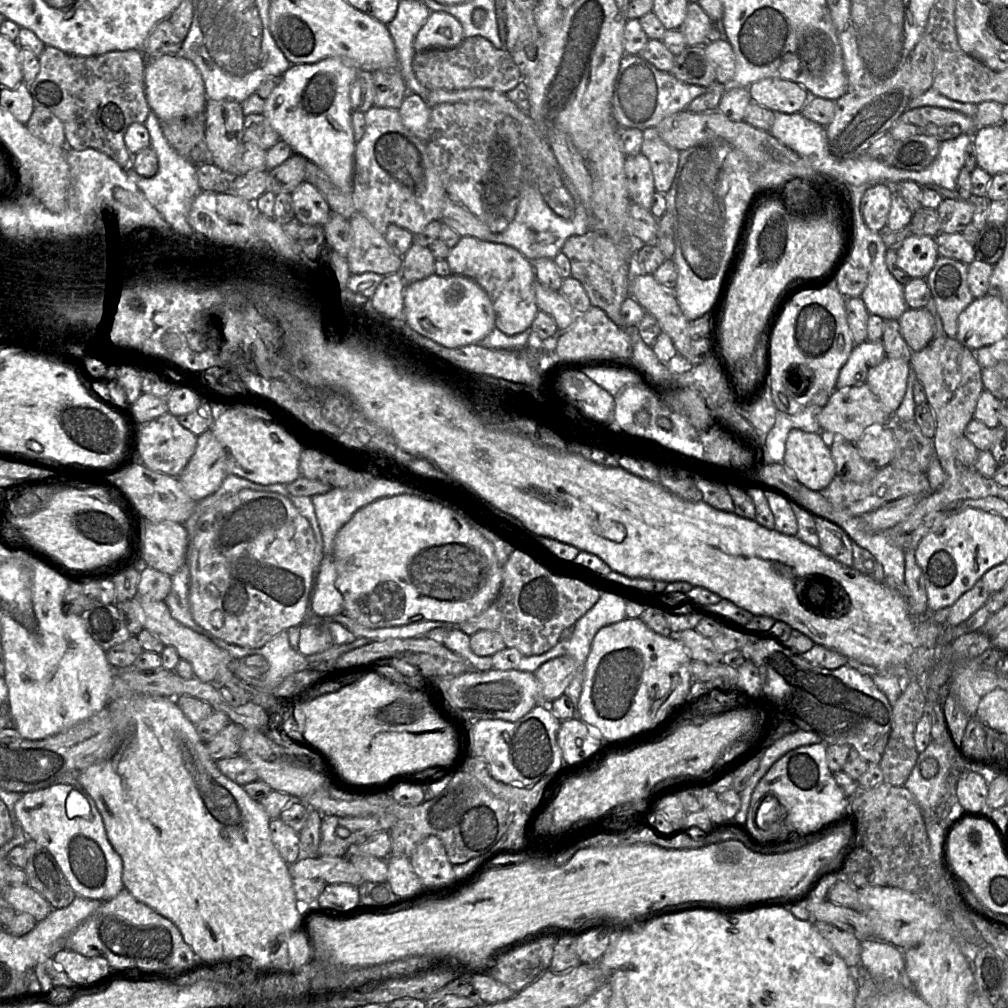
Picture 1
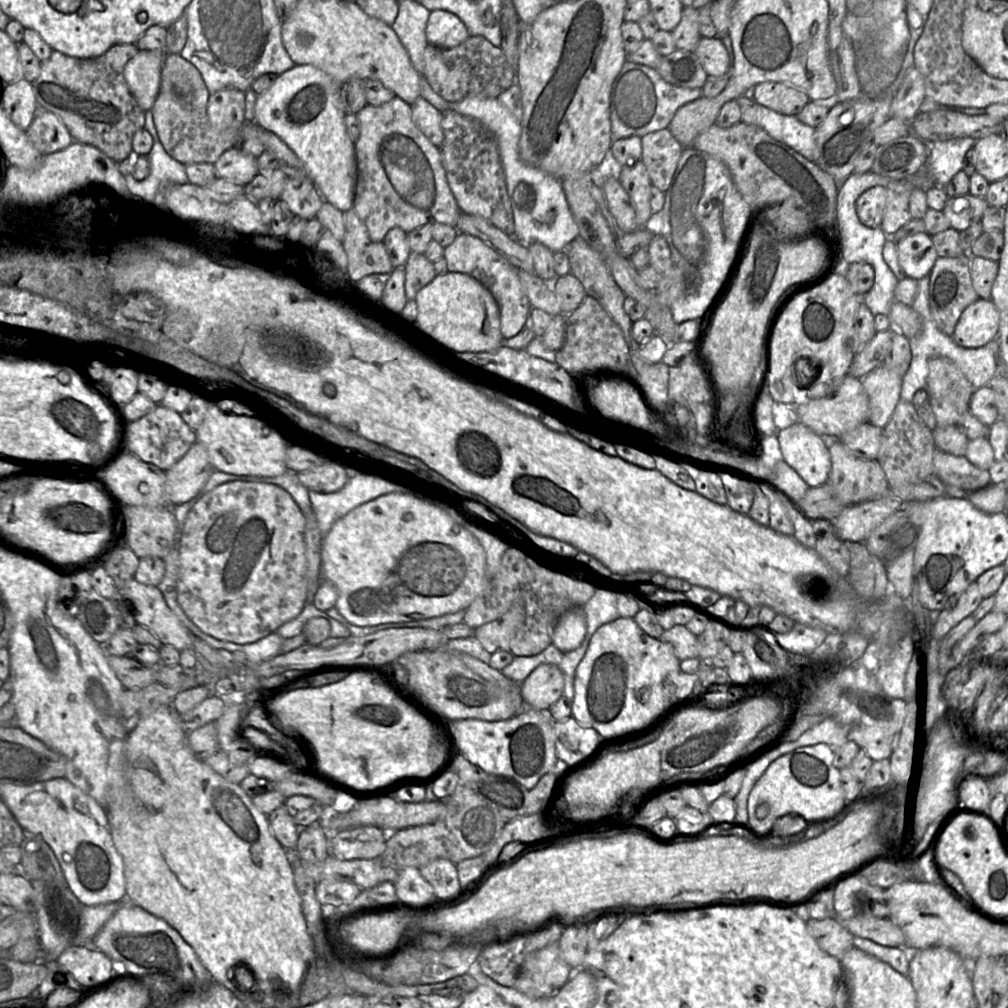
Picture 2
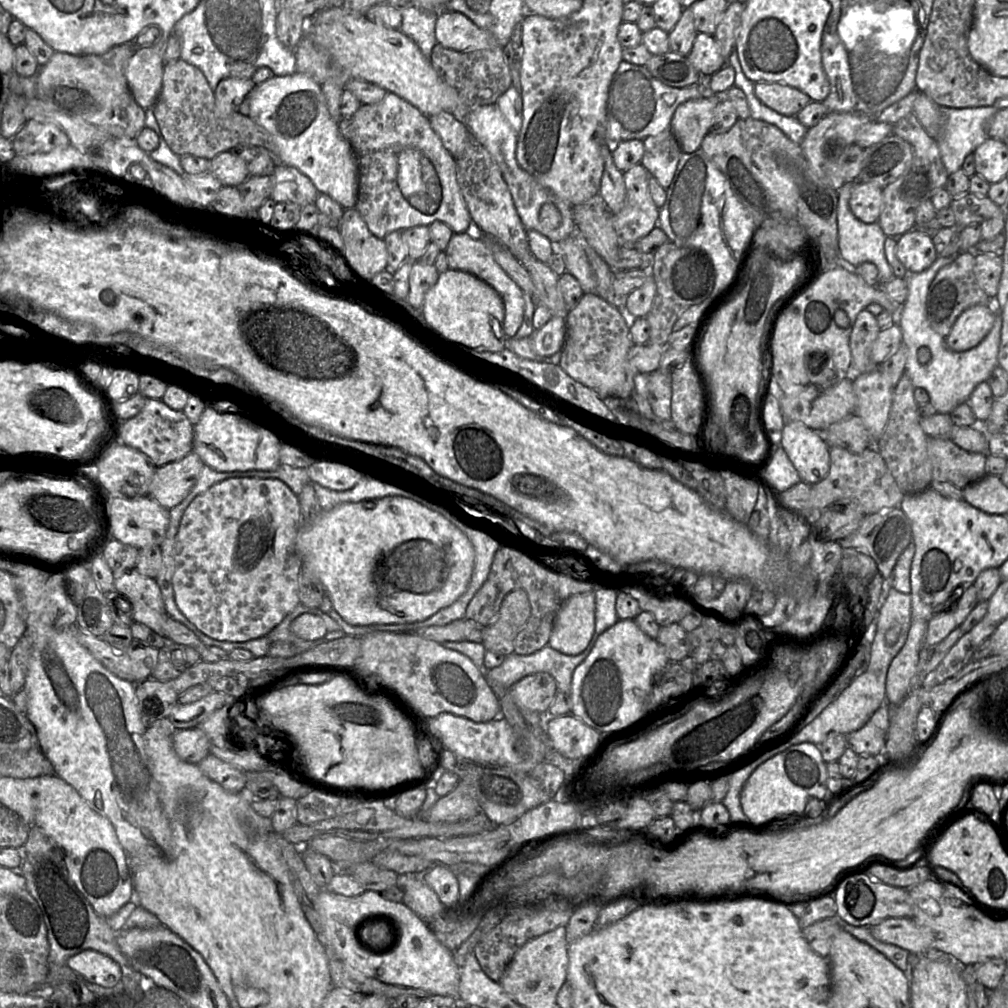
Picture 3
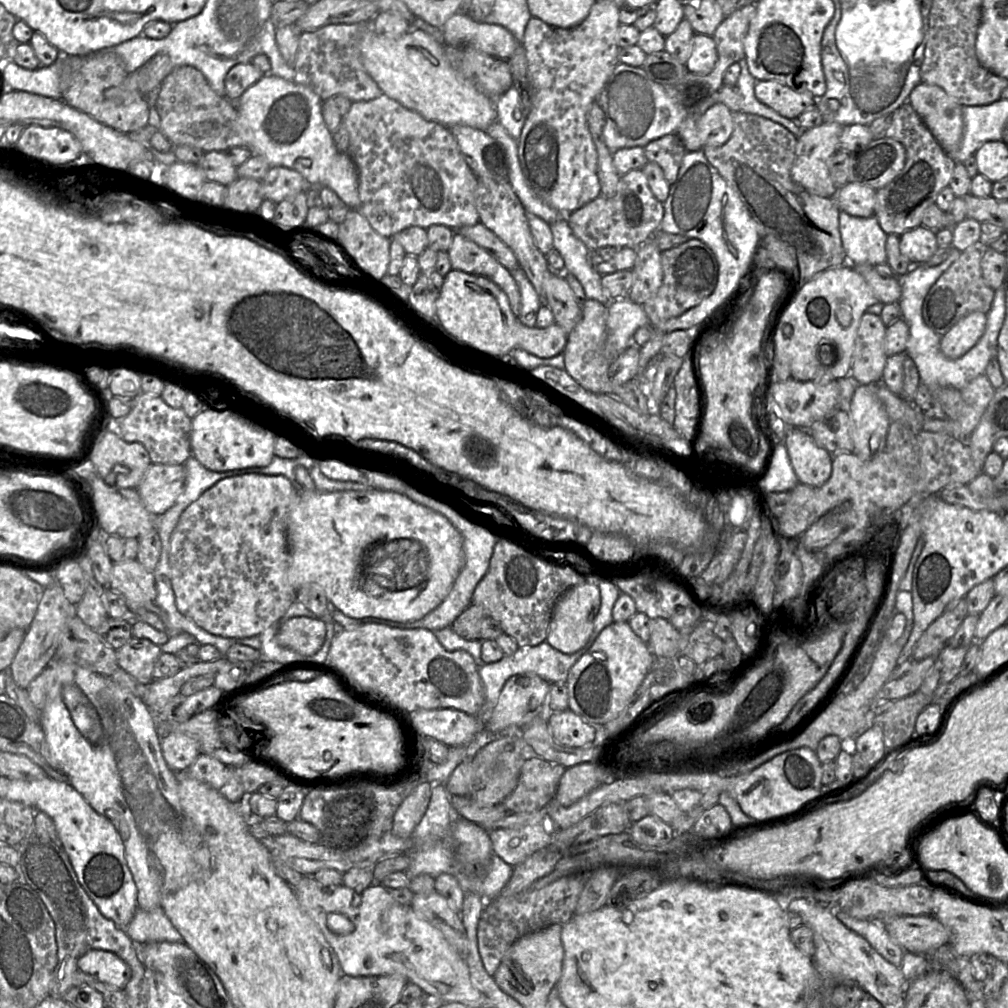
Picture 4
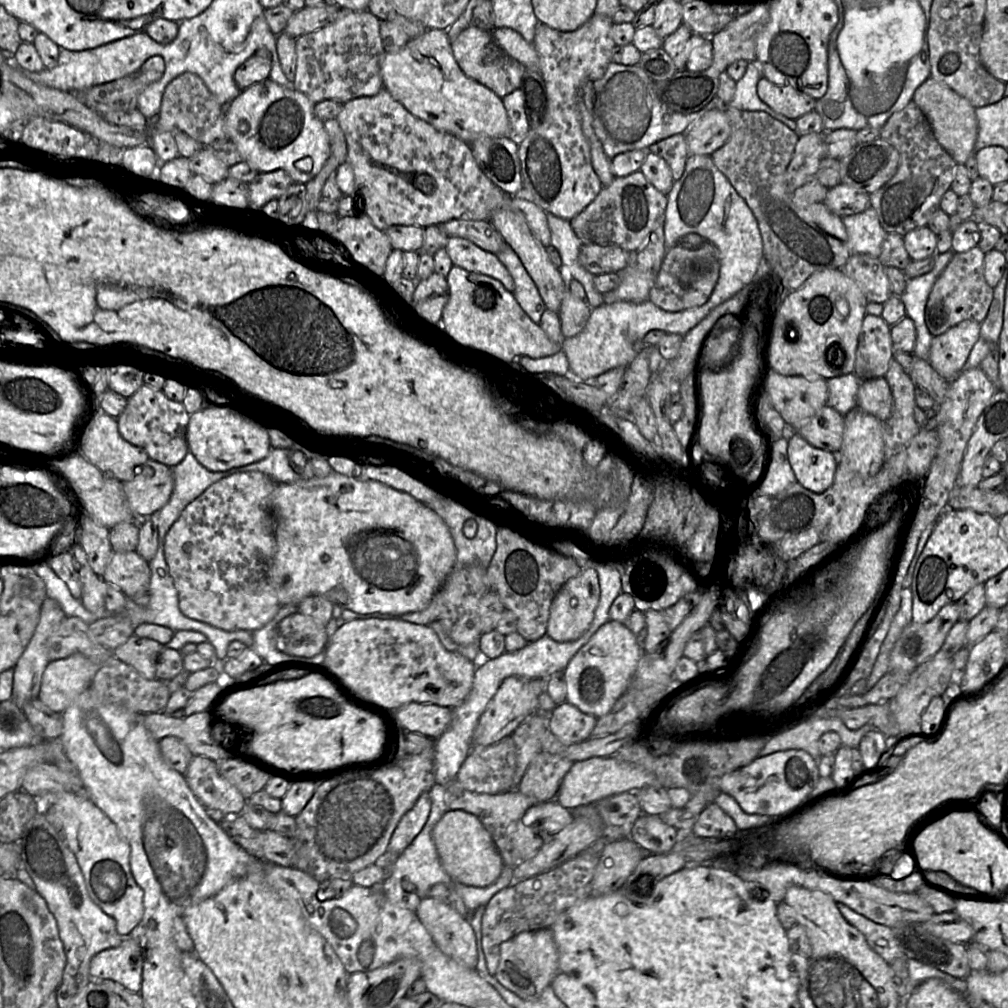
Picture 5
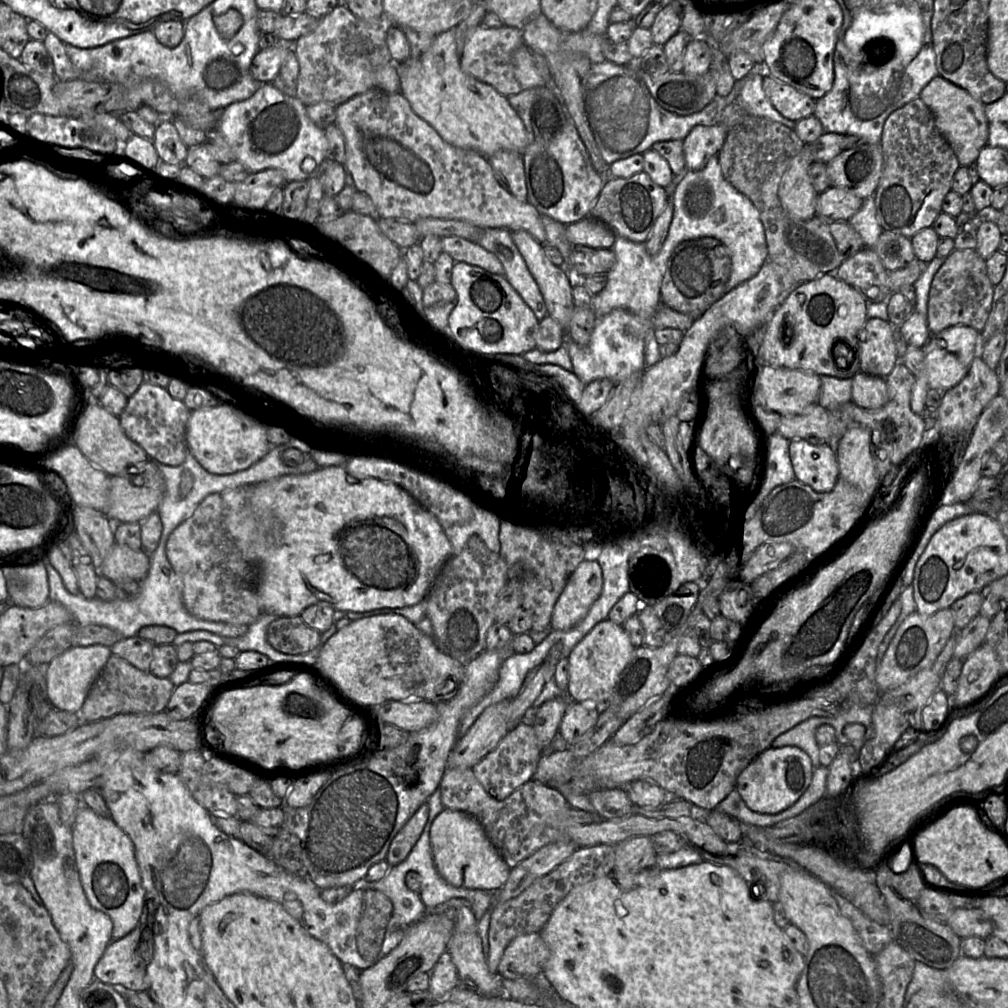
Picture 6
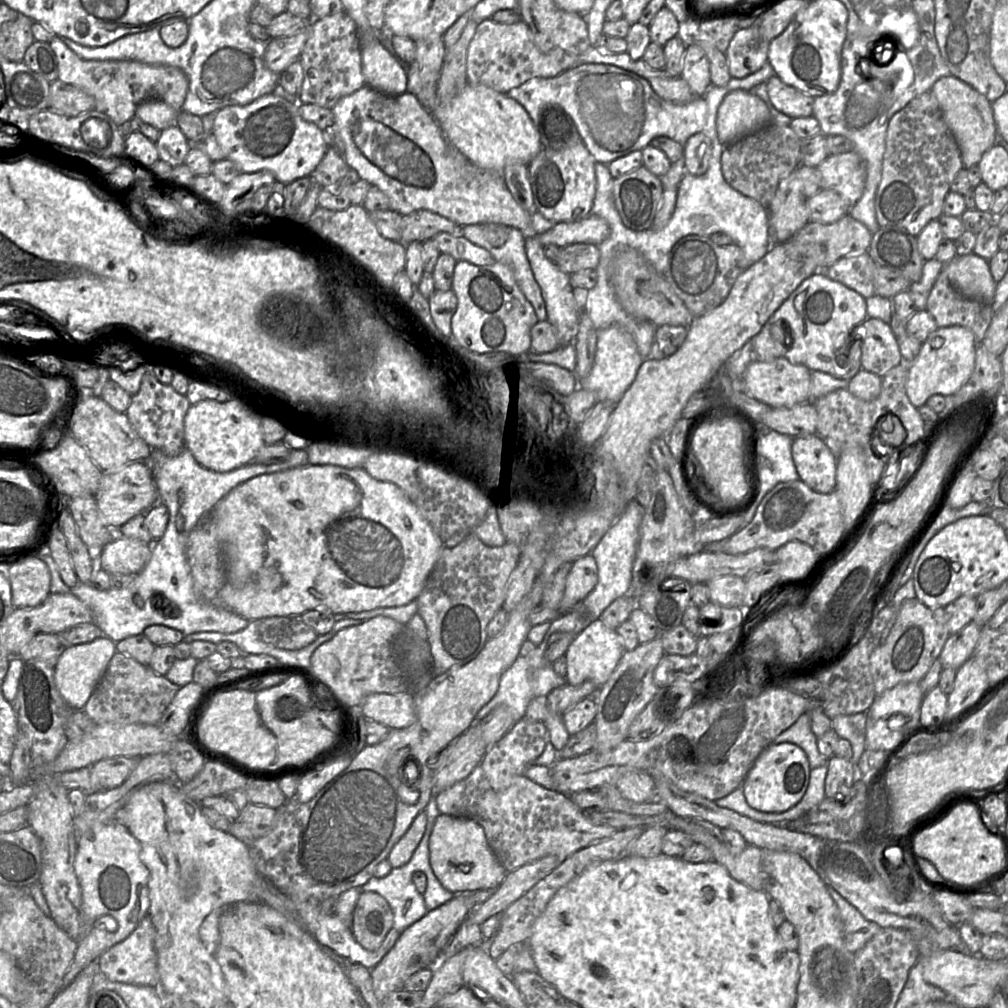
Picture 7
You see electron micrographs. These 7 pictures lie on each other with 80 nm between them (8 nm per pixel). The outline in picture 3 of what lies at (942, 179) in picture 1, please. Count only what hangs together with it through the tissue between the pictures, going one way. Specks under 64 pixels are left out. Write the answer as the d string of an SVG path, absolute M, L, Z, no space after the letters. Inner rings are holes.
M995 106L974 107L974 108L951 108L941 107L941 114L944 116L944 132L937 138L937 144L943 165L948 175L962 168L965 157L974 153L988 137L987 122L997 113Z

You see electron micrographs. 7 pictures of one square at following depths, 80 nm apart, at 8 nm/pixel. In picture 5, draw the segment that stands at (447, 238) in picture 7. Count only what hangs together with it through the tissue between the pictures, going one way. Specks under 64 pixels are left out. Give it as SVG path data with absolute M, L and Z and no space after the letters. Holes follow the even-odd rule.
M451 236L445 247L452 264L469 272L484 274L498 280L506 290L513 293L514 281L506 267L493 253L485 251L471 241Z

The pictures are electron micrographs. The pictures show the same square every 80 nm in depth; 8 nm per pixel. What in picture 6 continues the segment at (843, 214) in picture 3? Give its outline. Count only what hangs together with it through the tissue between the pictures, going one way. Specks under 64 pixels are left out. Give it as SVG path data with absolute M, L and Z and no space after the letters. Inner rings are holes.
M874 194L863 200L861 208L848 220L860 235L864 247L873 248L883 229L877 220Z

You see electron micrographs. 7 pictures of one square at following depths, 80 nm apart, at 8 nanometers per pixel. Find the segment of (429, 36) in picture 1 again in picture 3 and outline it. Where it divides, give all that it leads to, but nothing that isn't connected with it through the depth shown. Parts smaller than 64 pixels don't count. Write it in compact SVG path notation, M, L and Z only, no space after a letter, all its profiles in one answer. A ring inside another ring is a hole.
M443 10L436 14L437 43L456 51L474 51L499 46L495 36L475 25L460 12Z

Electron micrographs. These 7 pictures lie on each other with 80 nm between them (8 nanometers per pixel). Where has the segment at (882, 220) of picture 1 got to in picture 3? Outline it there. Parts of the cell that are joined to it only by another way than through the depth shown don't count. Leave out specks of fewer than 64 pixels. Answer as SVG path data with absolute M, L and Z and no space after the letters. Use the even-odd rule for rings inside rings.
M856 182L849 199L853 215L863 223L878 221L882 210L882 189L874 184Z

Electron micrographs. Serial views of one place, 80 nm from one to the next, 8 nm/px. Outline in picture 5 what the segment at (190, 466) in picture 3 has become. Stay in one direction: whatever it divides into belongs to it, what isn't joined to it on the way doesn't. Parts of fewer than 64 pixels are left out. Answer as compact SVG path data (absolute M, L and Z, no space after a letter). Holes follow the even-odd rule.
M150 458L144 465L135 467L135 477L132 480L122 483L129 507L138 524L144 518L159 512L170 500L174 489L172 469Z

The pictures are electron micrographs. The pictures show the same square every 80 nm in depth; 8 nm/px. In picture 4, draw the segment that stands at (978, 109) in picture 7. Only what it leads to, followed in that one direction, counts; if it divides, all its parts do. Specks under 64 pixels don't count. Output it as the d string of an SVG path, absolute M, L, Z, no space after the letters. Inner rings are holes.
M919 83L907 101L947 154L959 149L964 122L962 105L955 98L938 86Z

